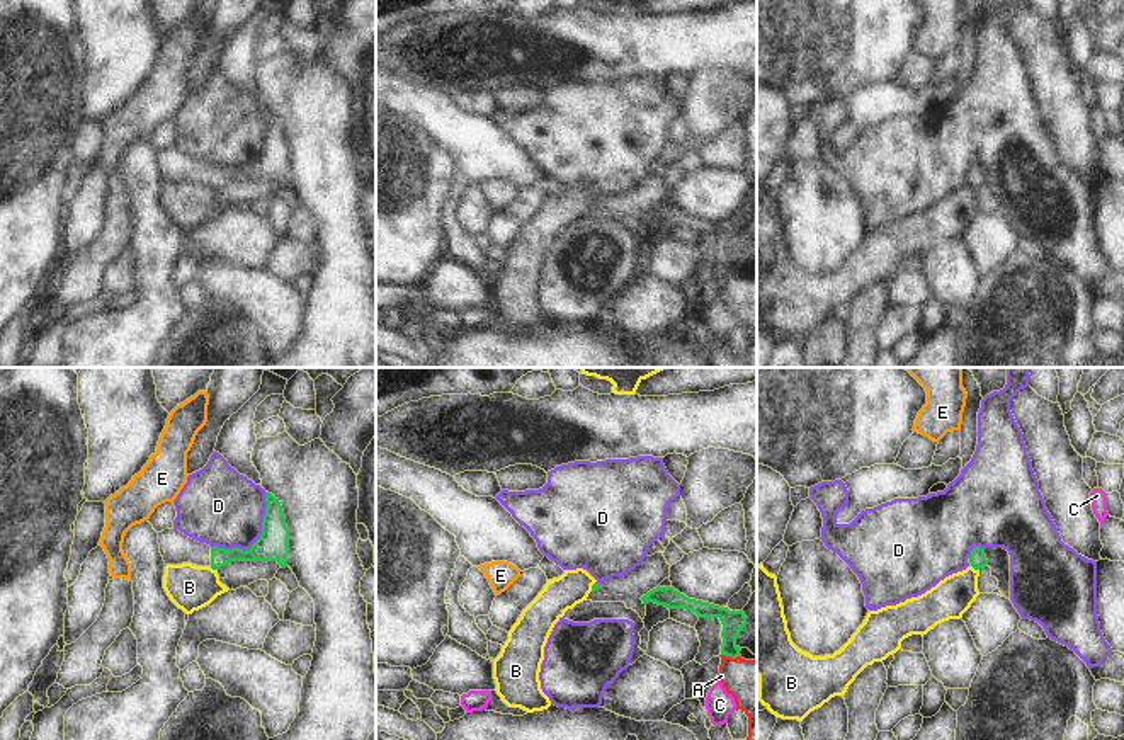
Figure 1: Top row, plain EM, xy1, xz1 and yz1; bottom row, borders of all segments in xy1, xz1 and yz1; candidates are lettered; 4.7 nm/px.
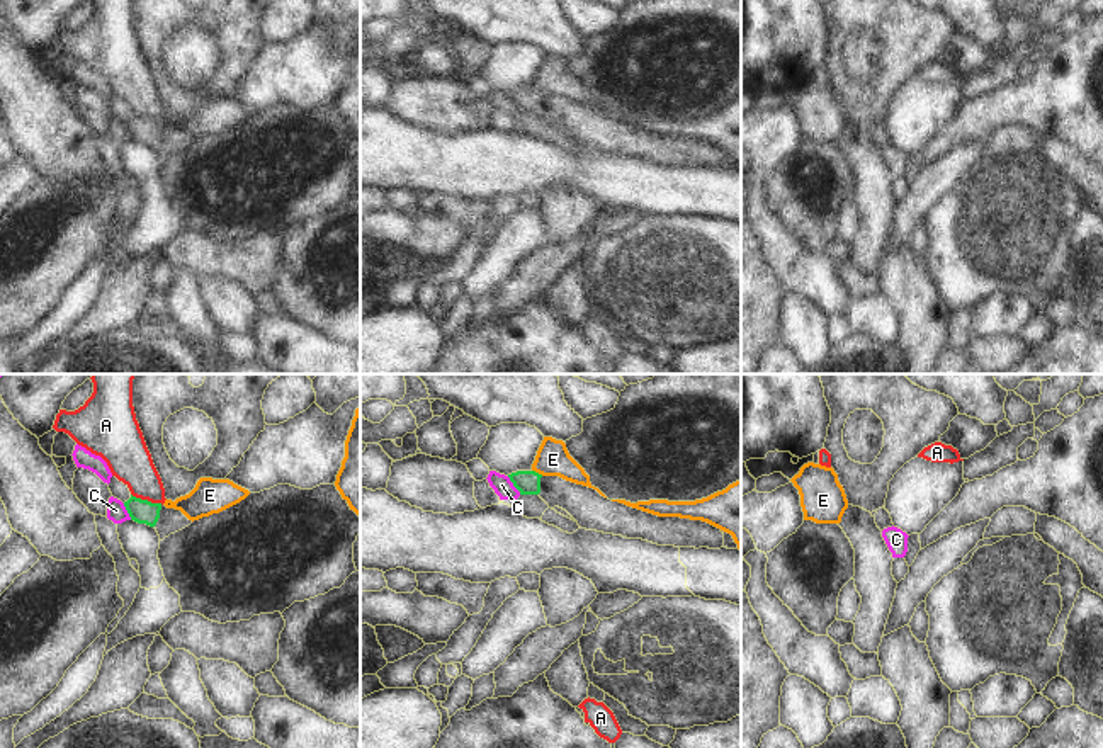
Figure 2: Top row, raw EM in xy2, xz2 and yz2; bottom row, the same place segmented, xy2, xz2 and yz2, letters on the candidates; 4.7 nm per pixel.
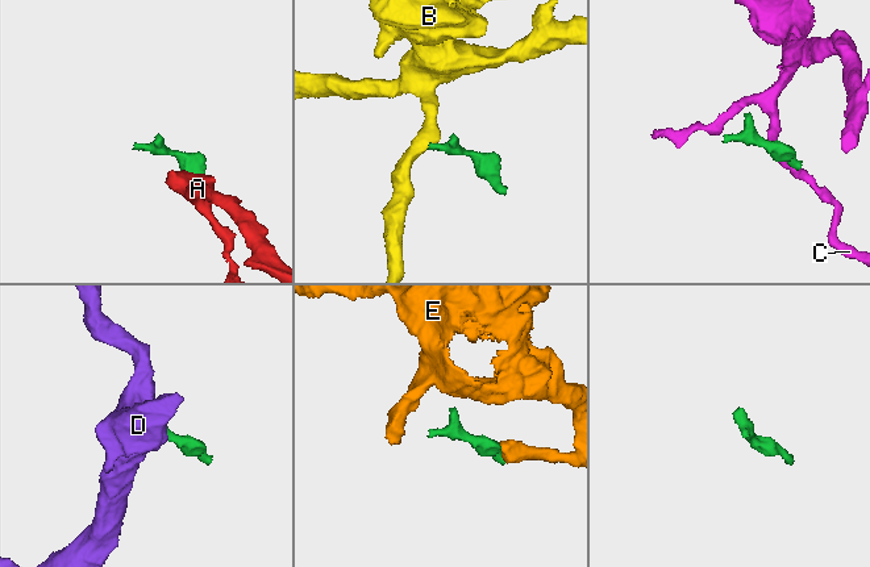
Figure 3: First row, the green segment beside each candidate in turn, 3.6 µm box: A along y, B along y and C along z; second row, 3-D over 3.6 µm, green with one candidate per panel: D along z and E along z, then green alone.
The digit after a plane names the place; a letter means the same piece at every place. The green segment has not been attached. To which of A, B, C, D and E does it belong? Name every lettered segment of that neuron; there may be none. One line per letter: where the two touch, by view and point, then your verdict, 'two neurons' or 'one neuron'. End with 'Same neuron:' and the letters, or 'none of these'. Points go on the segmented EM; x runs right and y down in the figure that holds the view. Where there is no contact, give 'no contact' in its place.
A: meets green in xy2 at (147, 500); two neurons
B: meets green in yz1 at (975, 569); two neurons
C: meets green in xz2 at (514, 485); two neurons
D: meets green in xy1 at (257, 540); two neurons
E: meets green in xz2 at (537, 473); two neurons
Same neuron: none of these

